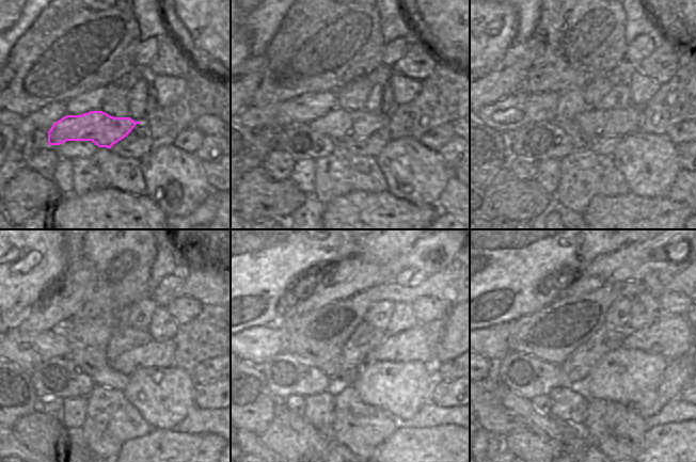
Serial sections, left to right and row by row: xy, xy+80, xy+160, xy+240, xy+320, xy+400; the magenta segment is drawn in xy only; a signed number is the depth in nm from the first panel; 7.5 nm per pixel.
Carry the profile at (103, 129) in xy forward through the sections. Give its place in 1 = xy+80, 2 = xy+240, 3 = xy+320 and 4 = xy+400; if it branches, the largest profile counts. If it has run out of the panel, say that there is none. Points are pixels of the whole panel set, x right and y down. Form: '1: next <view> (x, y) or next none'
1: next xy+80 (341, 125)
2: next xy+240 (153, 353)
3: next xy+320 (415, 344)
4: next xy+400 (670, 337)

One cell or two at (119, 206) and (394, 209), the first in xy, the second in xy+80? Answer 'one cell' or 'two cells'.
one cell

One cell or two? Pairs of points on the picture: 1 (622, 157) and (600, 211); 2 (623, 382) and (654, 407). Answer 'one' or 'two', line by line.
1: two
2: two

